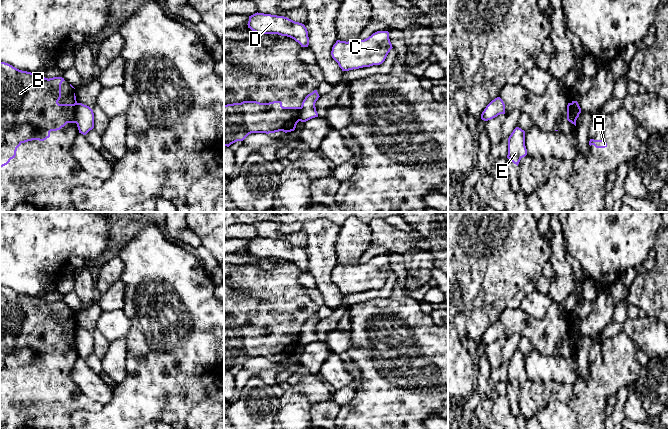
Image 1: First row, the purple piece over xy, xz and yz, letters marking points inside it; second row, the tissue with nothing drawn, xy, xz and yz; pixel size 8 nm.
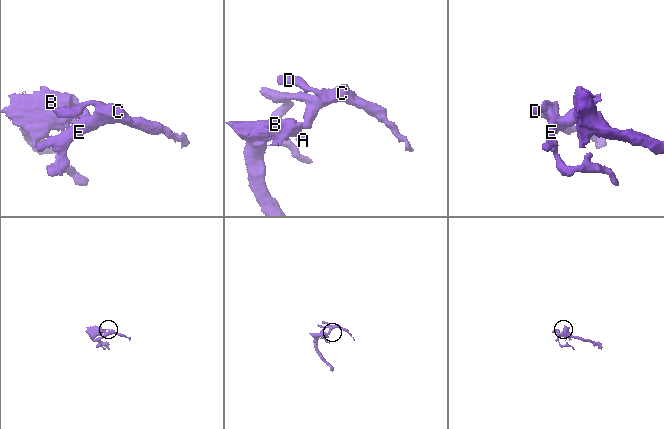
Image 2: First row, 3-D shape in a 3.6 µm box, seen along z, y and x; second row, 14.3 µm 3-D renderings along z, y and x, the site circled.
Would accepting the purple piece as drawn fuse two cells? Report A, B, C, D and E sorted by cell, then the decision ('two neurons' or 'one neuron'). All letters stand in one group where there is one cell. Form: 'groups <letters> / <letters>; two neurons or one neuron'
groups A B / C D E; two neurons

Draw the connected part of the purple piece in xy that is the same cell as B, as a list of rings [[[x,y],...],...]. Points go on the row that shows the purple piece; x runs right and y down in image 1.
[[[0,62],[0,167],[7,165],[15,158],[17,148],[25,142],[32,140],[44,141],[50,137],[51,131],[60,130],[67,123],[76,123],[75,112],[77,108],[74,93],[74,104],[59,104],[61,98],[62,77],[45,78],[42,75],[19,70],[12,65]]]

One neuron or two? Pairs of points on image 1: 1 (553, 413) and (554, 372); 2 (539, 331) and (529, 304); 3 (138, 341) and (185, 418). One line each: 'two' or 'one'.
1: two
2: two
3: one

